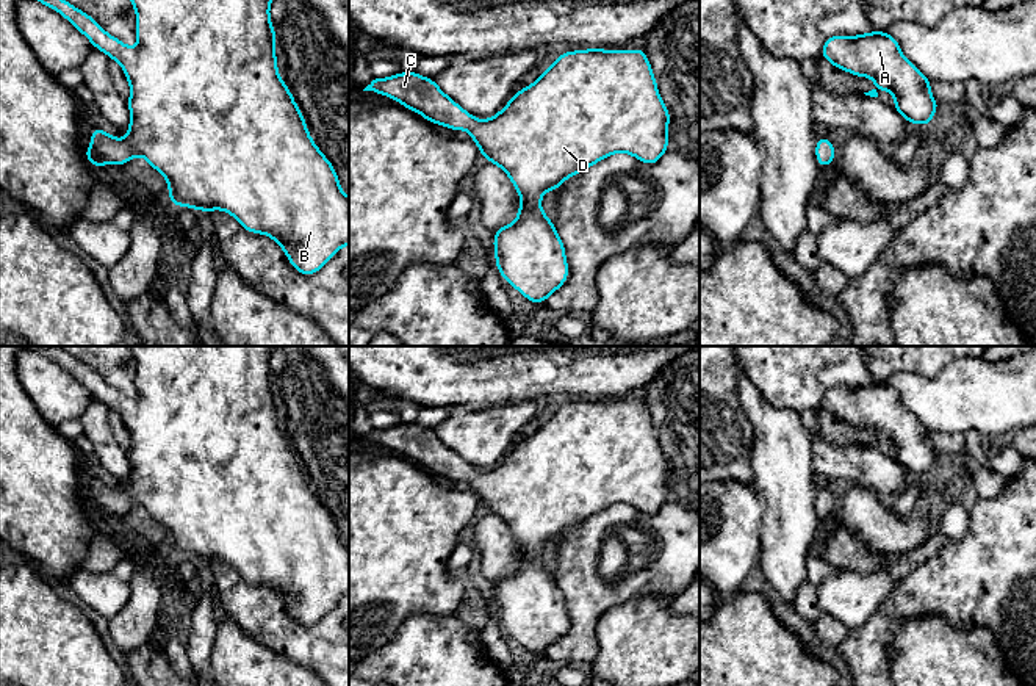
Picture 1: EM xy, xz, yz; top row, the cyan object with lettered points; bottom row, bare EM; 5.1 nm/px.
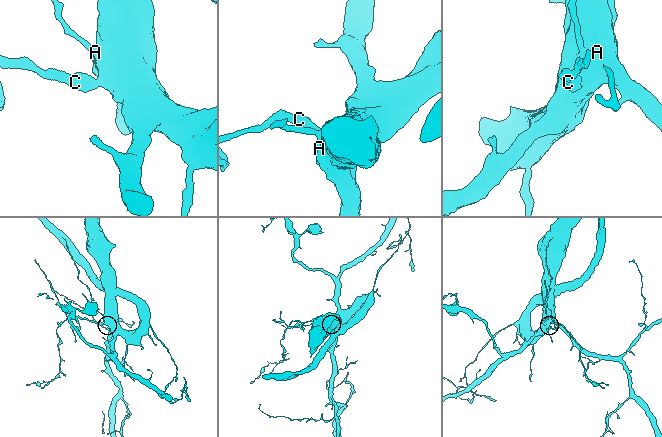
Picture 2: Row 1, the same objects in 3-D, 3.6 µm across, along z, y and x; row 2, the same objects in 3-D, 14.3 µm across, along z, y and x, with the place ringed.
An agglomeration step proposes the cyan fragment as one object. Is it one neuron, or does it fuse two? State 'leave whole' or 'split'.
leave whole

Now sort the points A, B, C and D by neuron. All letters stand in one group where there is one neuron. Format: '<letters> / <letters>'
A B C D

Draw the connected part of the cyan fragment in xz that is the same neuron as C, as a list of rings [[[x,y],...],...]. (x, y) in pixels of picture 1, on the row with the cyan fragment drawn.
[[[643,49],[574,50],[562,53],[541,77],[520,89],[493,117],[479,121],[446,96],[435,80],[418,72],[399,72],[388,78],[374,77],[363,91],[397,100],[432,124],[451,130],[468,130],[482,158],[498,164],[520,193],[516,219],[496,229],[493,249],[499,276],[531,302],[546,302],[570,273],[565,246],[554,222],[540,207],[541,194],[556,191],[567,179],[596,164],[612,153],[629,153],[654,164],[670,143],[670,111],[662,102],[657,81]]]

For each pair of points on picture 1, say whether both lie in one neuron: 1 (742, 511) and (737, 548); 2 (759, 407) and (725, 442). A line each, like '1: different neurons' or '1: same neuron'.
1: same neuron
2: different neurons

